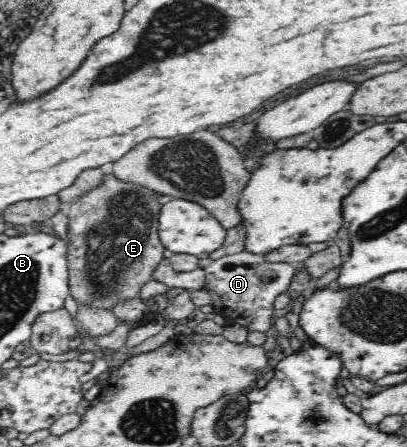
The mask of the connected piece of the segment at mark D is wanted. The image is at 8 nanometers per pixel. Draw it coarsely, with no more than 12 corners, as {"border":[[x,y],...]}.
{"border":[[247,251],[209,260],[203,289],[228,323],[269,331],[290,263]]}

